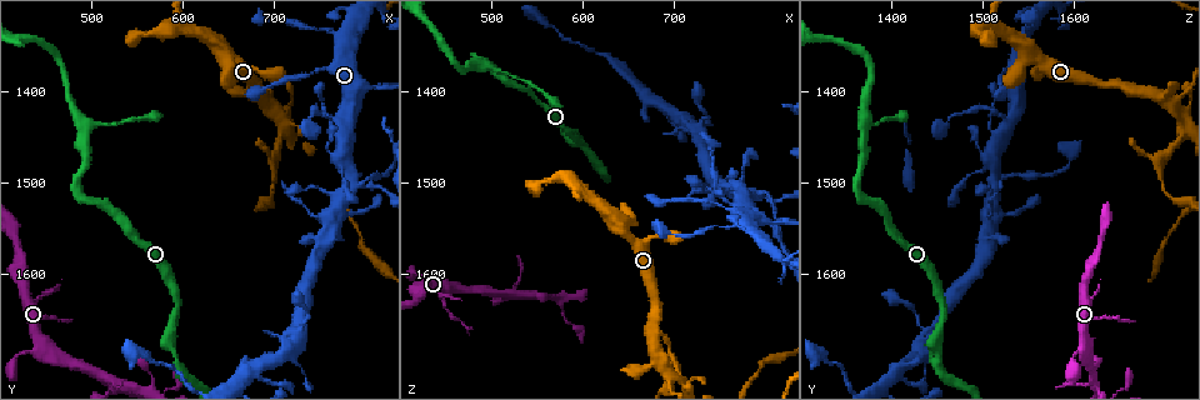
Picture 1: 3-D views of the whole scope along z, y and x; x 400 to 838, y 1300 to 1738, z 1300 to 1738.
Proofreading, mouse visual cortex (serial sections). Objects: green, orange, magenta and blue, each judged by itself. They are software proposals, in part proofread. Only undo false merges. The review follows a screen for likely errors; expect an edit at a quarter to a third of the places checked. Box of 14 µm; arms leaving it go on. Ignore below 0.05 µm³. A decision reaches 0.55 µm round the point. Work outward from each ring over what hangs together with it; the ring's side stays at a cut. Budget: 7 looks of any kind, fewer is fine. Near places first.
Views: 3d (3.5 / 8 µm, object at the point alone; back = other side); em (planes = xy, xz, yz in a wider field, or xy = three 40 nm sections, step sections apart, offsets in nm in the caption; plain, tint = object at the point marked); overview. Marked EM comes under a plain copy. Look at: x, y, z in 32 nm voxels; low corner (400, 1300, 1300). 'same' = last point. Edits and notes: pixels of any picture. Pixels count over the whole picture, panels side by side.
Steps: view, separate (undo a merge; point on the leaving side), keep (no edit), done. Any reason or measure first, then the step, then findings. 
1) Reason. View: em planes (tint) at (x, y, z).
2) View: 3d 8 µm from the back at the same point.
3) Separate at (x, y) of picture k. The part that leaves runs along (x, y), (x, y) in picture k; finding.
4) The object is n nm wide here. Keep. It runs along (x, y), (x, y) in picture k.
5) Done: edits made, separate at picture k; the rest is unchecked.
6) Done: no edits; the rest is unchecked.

Abrupt turn. View: 3d 3.5 µm at (445, 1680, 1610).

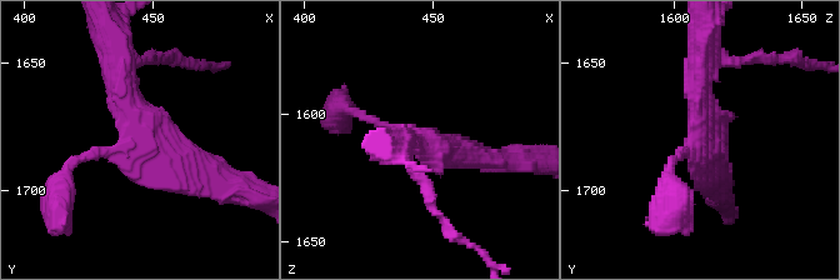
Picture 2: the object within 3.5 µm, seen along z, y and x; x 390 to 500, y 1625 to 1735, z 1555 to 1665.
Now the EM. View: em planes (tint) at (441, 1679, 1609).

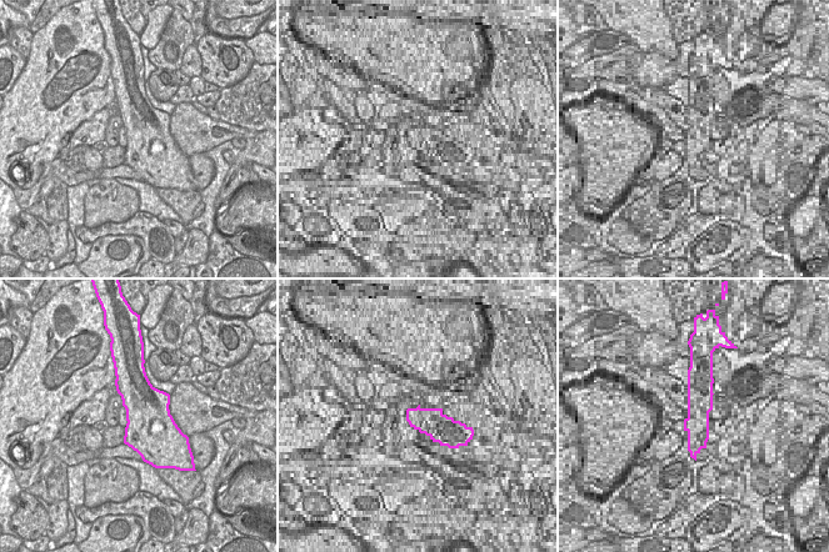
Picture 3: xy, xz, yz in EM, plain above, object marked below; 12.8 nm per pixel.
Keep. It runs along (119, 60), (130, 140), (65, 171) in picture 2; one cell here.

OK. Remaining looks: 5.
View: 3d 8 µm at (525, 1720, 1620).

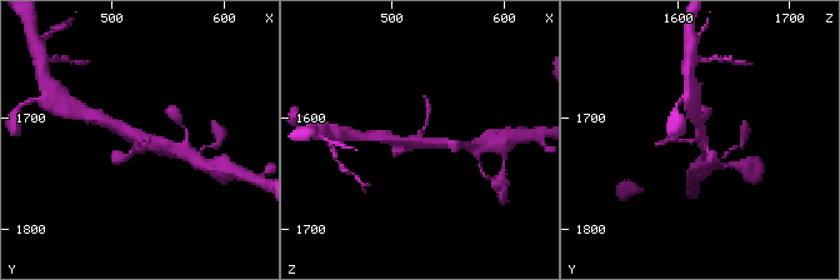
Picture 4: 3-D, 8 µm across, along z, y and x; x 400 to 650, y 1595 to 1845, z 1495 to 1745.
View: 3d 3.5 µm at (526, 1716, 1620).

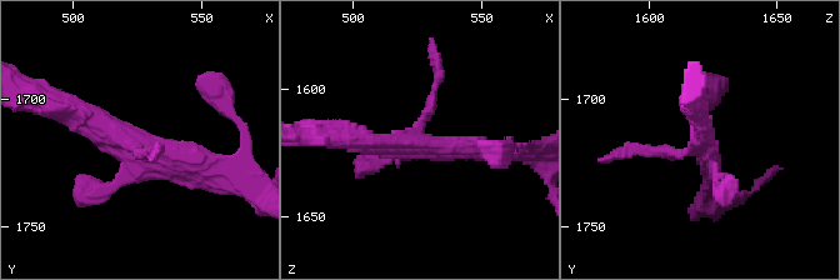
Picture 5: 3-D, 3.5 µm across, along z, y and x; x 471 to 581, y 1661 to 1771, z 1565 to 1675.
View: em xy step 1 (tint) at (525, 1717, 1621).

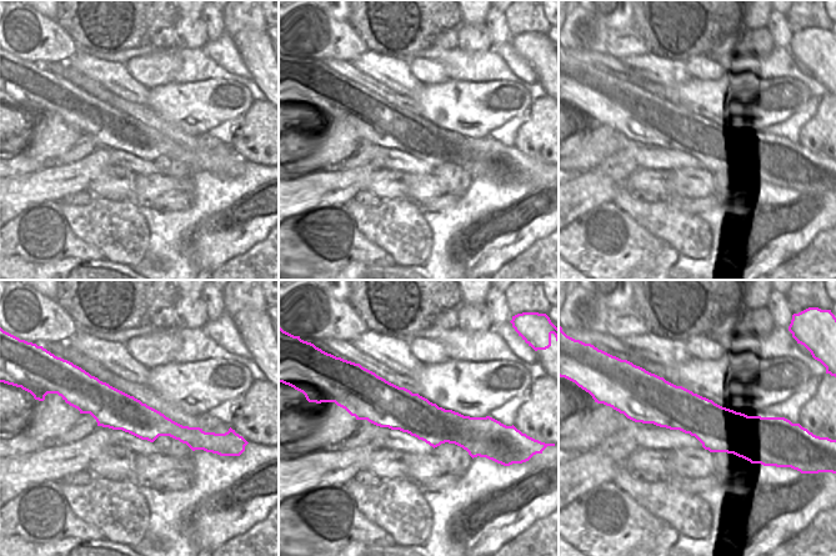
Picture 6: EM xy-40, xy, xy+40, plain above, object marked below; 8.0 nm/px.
Keep. It runs along (65, 105), (126, 140), (214, 168) in picture 5; all the same cell.

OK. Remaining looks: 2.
Three arms meet. View: 3d 3.5 µm at (705, 1450, 1715).

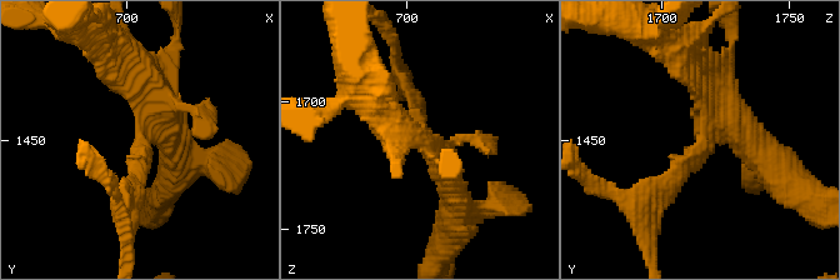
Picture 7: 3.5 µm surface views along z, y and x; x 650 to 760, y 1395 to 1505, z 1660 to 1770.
View: em xy step 3 (tint) at (705, 1449, 1718).

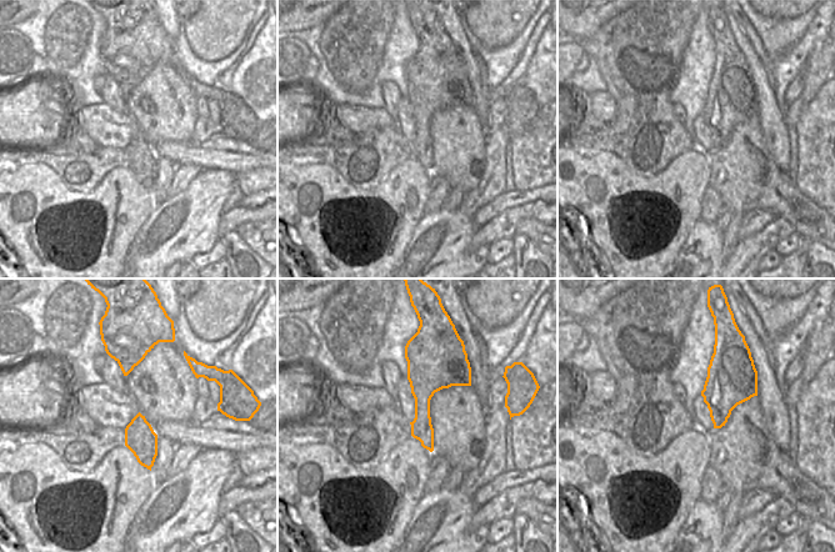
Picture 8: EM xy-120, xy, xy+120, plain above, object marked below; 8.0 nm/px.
Separate at (679, 176) of picture 7. The part that leaves runs along (701, 141), (638, 206), (644, 234) in picture 7; a second cell is stuck on.

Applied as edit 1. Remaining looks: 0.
Done: edits made, separate at picture 7; the rest is unchecked.

